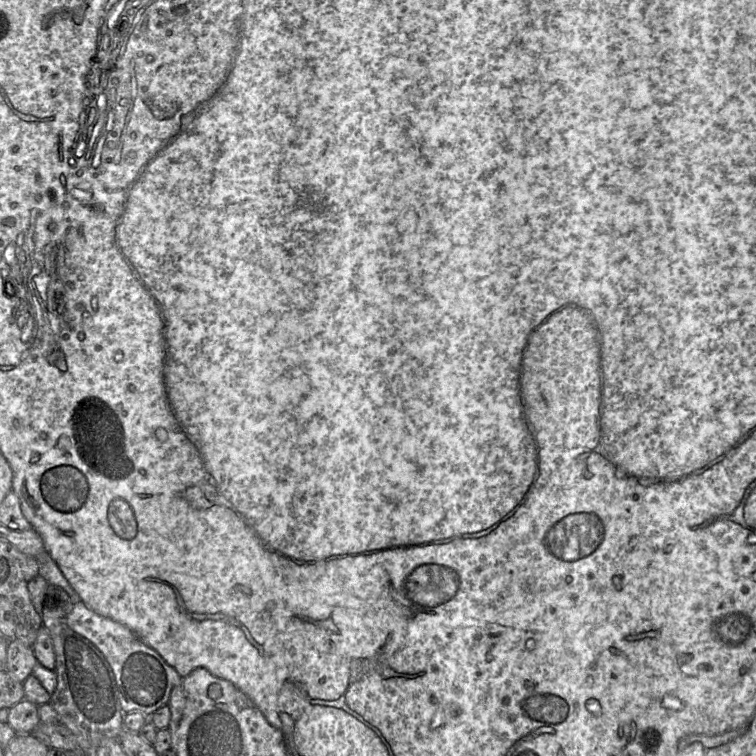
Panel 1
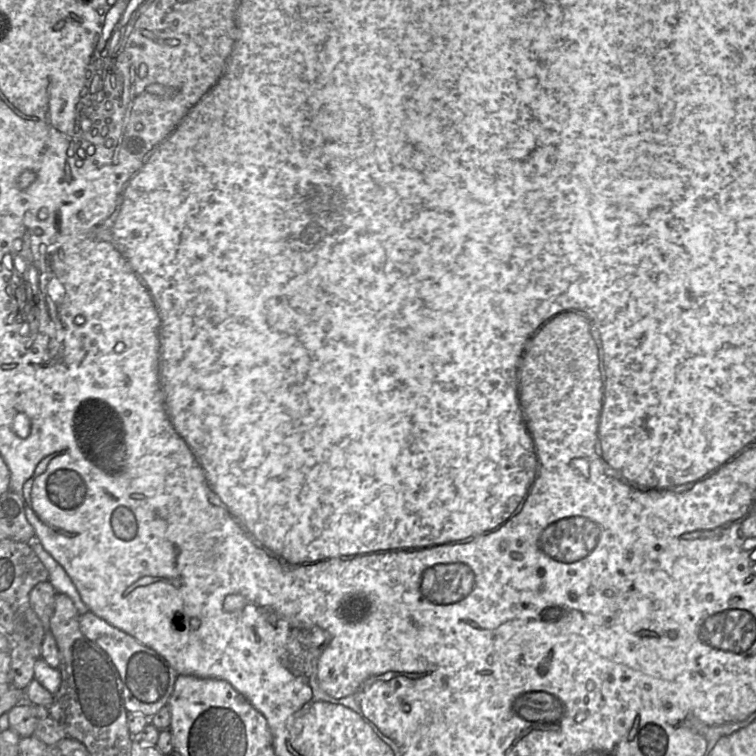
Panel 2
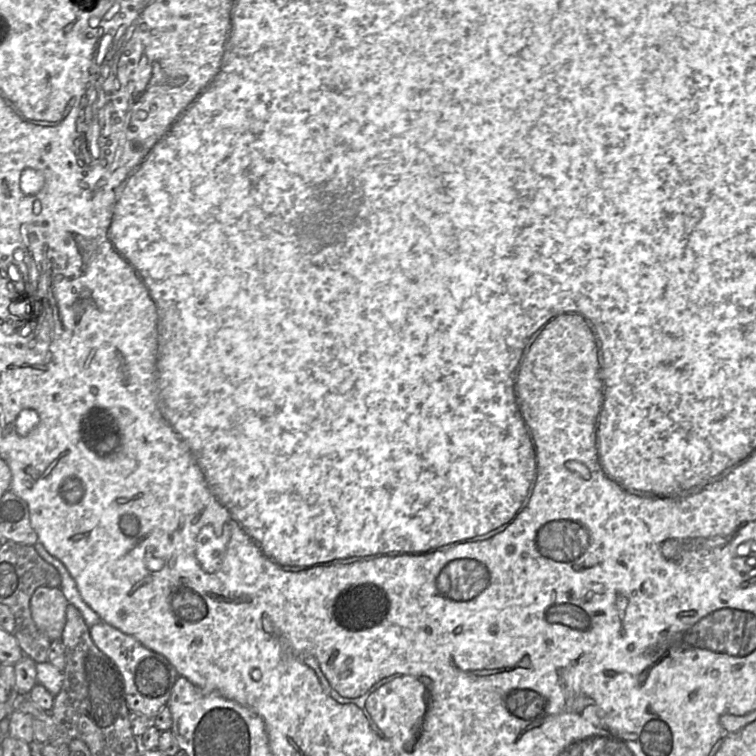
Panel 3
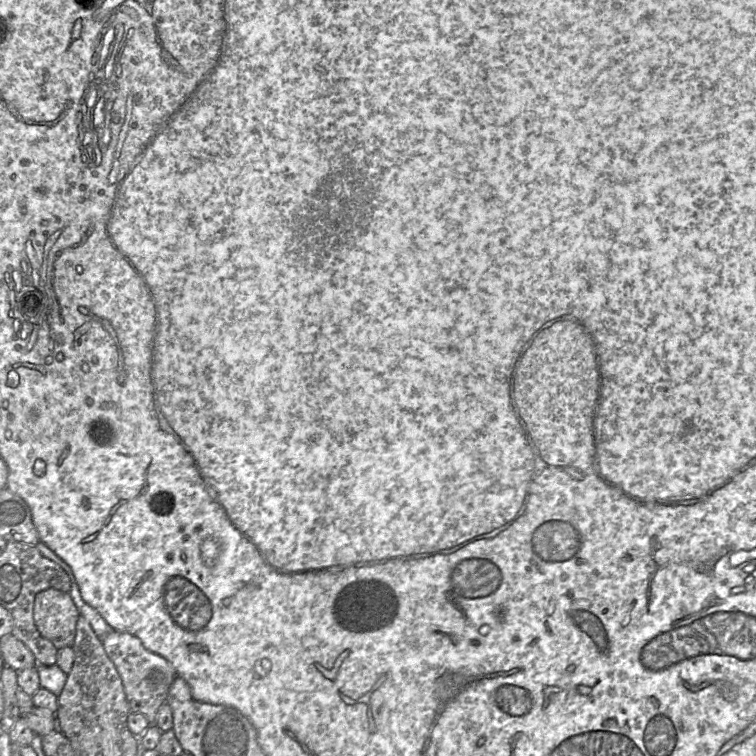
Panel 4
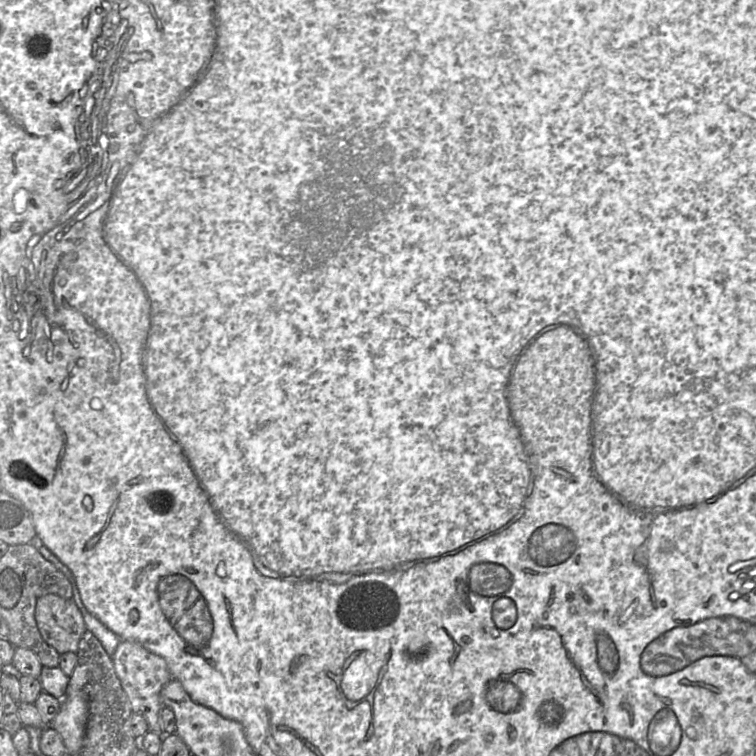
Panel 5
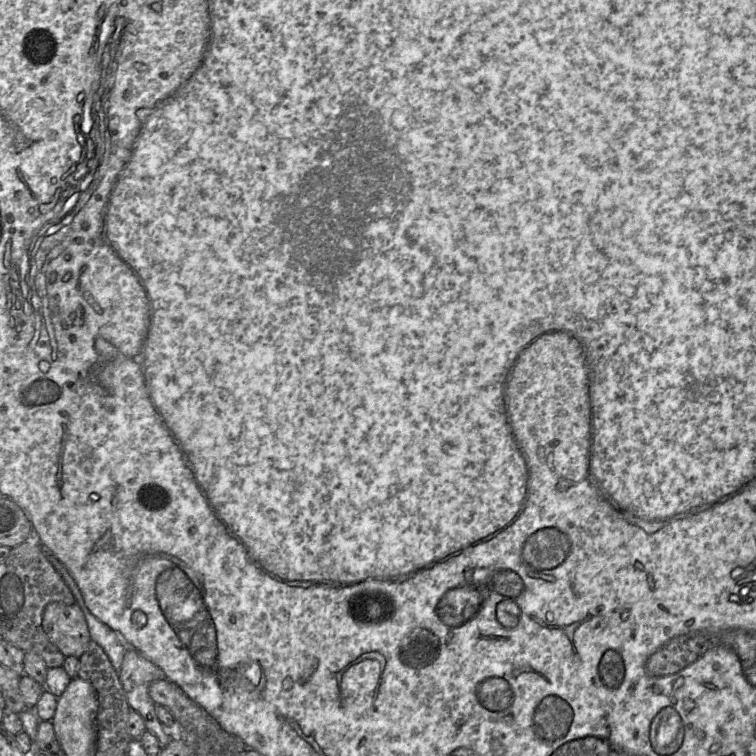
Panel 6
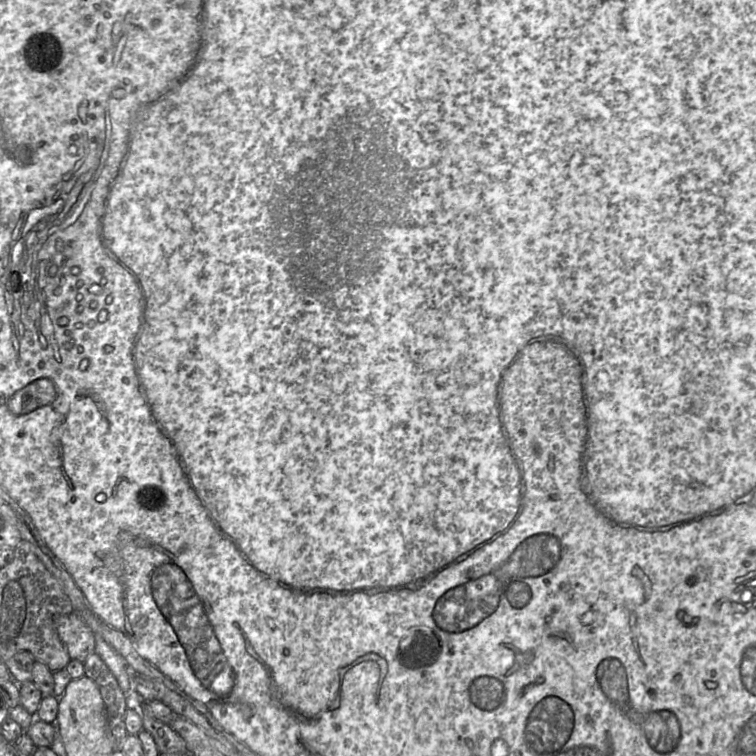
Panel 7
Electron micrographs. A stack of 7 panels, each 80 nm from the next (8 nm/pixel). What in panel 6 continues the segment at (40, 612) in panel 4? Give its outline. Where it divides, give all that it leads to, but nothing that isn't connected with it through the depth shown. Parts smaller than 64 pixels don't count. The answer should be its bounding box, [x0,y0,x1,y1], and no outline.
[42,602,91,657]

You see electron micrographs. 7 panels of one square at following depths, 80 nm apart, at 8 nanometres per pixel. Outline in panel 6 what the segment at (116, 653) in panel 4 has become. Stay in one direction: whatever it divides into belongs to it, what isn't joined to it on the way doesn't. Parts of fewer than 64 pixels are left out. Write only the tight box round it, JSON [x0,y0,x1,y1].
[118,647,176,747]

